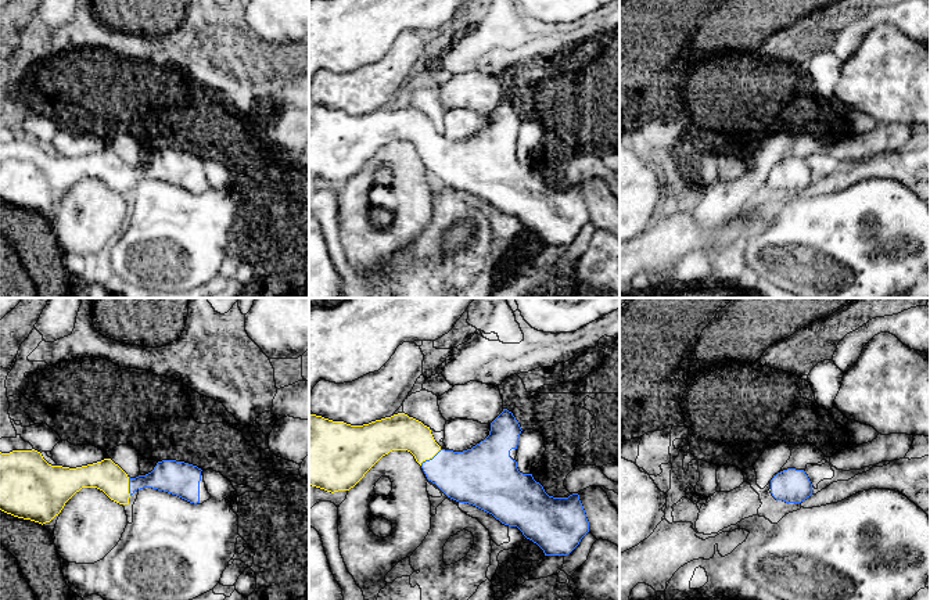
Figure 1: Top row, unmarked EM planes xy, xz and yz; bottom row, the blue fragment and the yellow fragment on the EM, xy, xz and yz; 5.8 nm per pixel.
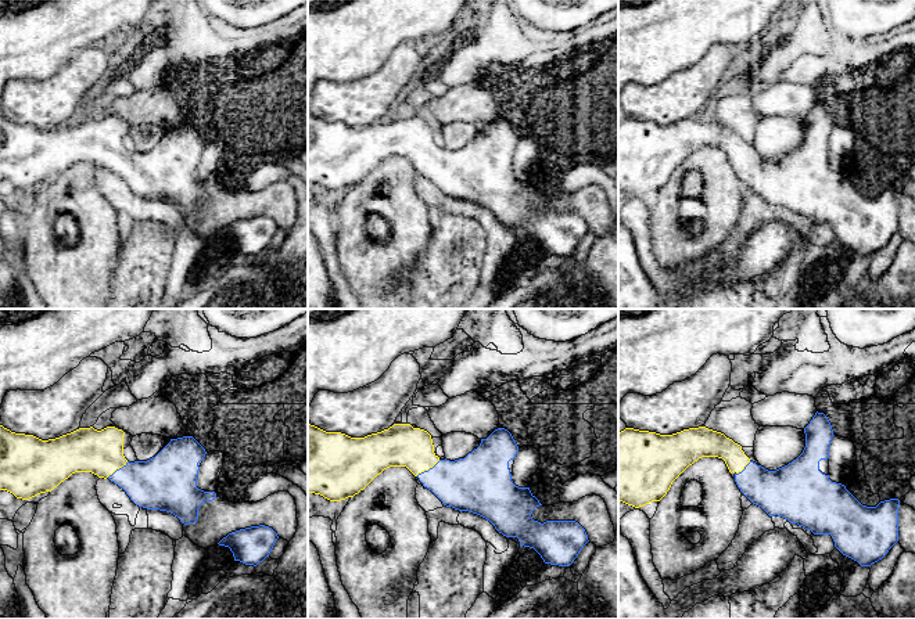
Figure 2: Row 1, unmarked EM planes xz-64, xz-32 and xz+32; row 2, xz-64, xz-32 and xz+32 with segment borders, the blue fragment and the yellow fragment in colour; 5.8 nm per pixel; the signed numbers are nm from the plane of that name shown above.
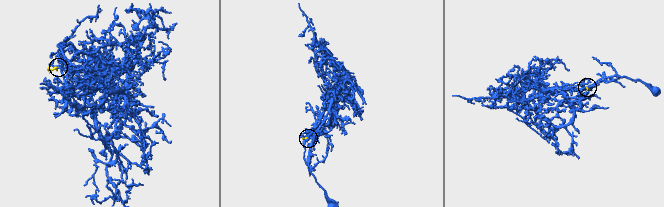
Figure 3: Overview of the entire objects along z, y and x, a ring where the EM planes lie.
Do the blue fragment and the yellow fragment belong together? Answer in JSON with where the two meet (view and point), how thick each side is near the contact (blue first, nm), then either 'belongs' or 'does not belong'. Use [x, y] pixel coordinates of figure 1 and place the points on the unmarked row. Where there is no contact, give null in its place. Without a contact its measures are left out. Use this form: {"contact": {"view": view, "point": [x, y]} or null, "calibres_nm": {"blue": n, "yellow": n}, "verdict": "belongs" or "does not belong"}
{"contact": {"view": "xz", "point": [430, 148]}, "calibres_nm": {"blue": 300, "yellow": 200}, "verdict": "belongs"}

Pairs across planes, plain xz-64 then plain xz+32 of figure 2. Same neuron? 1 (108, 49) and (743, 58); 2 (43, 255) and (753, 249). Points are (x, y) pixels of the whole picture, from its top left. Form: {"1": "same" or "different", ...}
{"1": "same", "2": "different"}

